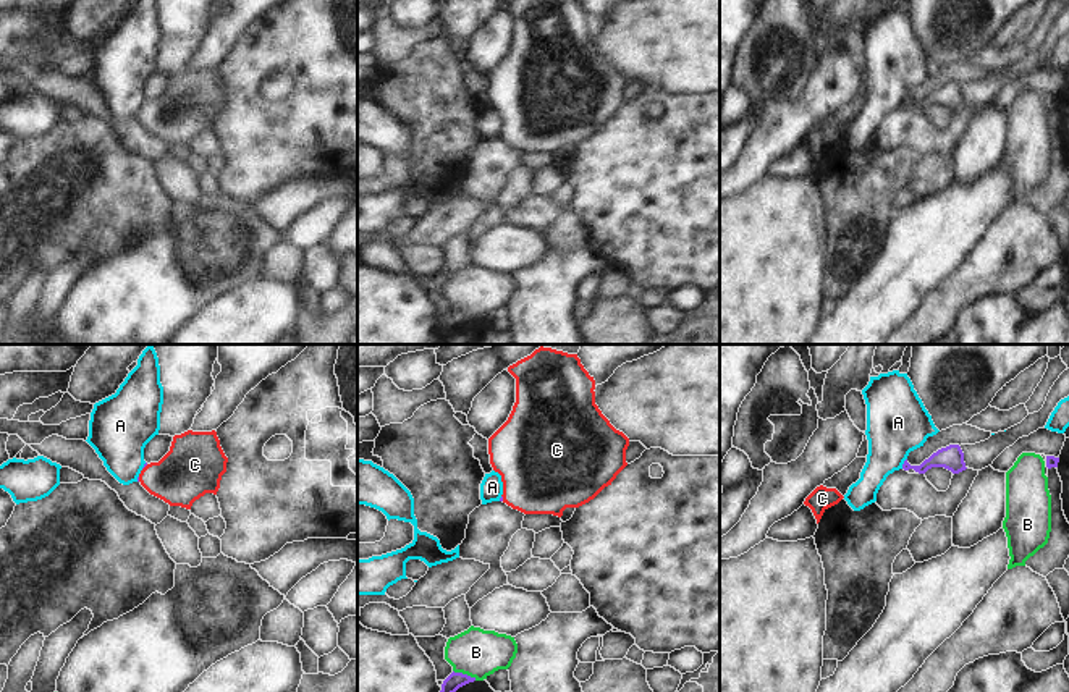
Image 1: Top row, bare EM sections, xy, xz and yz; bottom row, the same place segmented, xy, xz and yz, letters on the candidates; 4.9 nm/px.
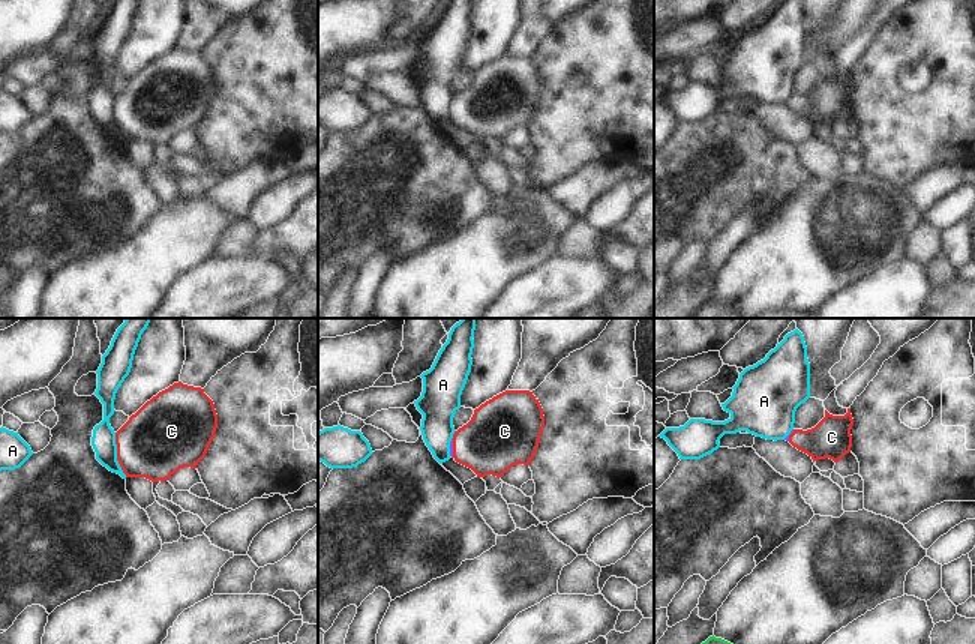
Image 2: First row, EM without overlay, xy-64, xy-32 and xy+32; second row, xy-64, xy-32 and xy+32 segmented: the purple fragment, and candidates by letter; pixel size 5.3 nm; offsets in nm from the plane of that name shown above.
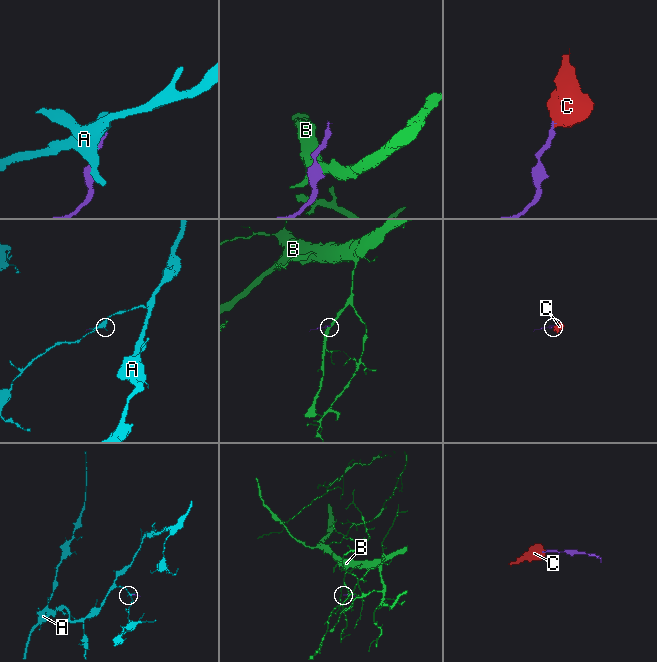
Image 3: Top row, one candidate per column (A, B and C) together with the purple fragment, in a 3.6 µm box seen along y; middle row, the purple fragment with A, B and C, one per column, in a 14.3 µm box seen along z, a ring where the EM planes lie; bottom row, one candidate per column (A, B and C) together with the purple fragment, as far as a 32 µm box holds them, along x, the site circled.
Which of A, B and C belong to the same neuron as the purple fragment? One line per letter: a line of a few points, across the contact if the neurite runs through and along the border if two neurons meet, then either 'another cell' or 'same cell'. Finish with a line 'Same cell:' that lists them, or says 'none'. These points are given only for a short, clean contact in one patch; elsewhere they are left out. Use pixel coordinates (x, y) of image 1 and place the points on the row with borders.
A: another cell
B: line xz (453, 670), (476, 679); another cell
C: line xy (146, 463), (144, 466), (183, 469), (194, 464); same cell
Same cell: C

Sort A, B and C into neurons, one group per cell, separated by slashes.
A / B / C

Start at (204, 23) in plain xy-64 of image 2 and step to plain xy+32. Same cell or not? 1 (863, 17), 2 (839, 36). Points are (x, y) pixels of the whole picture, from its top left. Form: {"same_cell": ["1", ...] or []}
{"same_cell": []}

